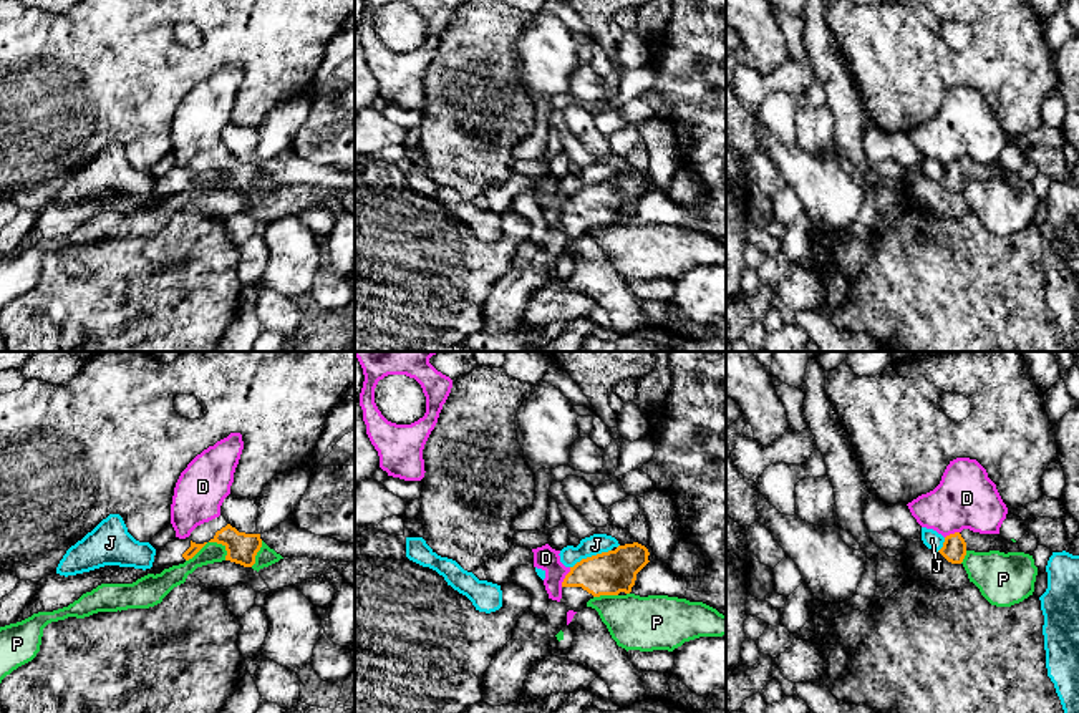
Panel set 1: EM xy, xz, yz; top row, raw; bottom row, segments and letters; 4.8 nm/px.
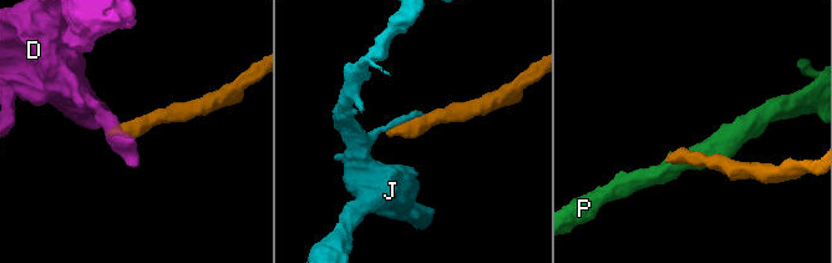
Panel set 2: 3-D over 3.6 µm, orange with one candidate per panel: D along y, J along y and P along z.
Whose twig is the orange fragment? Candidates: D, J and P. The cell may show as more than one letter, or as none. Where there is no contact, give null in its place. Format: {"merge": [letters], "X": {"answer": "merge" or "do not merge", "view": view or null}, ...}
{"merge": [], "D": {"answer": "do not merge", "view": "xz"}, "J": {"answer": "do not merge", "view": "xz"}, "P": {"answer": "do not merge", "view": "xy"}}

